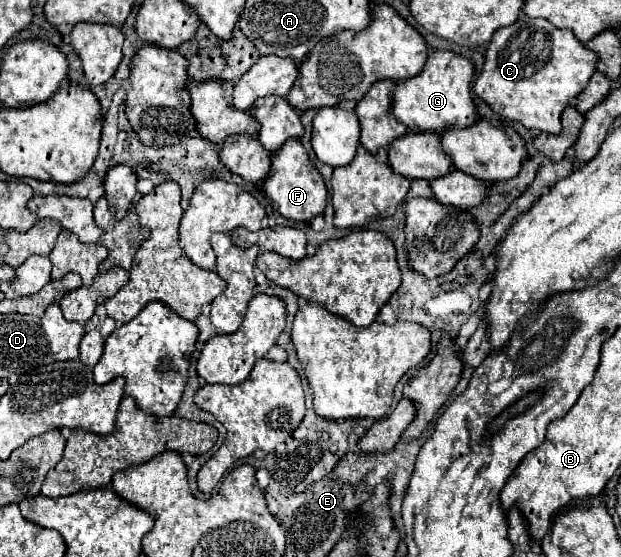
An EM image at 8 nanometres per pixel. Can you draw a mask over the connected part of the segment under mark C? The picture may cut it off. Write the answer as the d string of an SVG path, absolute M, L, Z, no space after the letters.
M518 17L516 23L494 33L474 91L502 117L556 135L562 131L562 111L586 87L594 71L596 53L586 49L570 29L558 29L544 19Z

